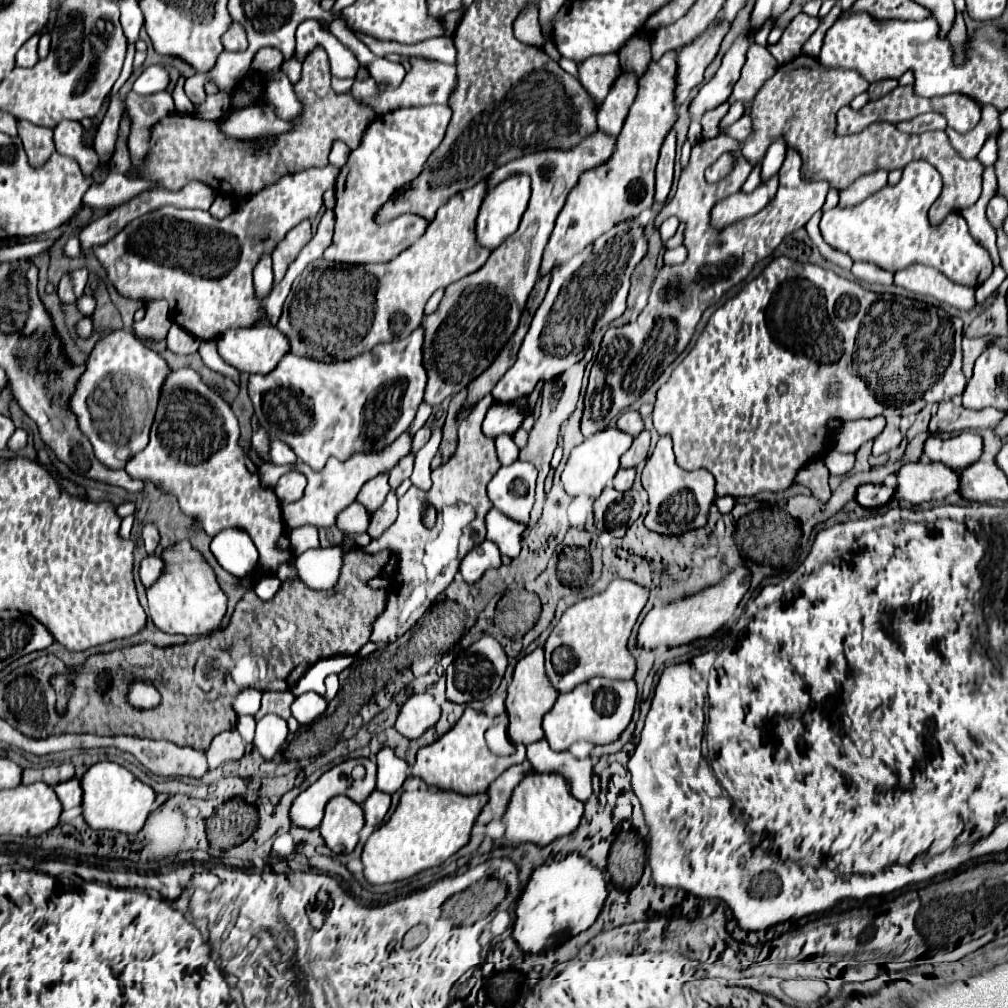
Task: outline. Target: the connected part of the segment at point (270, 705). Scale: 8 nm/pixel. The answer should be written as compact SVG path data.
M290 690L279 691L265 691L263 692L263 702L261 702L261 708L259 708L259 718L263 718L265 714L277 714L281 718L289 718L291 712L291 704L295 700L295 694Z

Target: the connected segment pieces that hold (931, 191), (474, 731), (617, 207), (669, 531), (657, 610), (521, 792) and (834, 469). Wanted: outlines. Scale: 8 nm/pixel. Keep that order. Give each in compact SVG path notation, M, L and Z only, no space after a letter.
M909 162L903 168L899 184L881 188L875 196L869 196L857 206L825 212L819 224L821 236L829 246L849 254L853 260L873 262L893 274L911 264L925 264L937 268L955 282L979 286L989 278L993 262L987 250L969 234L967 222L959 212L949 214L937 228L929 226L927 210L939 194L939 172L929 162Z
M467 708L461 720L445 736L441 736L441 740L435 740L433 744L417 752L417 762L411 774L427 782L429 786L439 786L443 790L453 790L459 794L485 792L499 774L503 774L509 766L517 764L513 756L497 756L487 748L483 734L491 724L493 720L489 716Z
M667 52L661 60L649 64L649 70L639 80L637 98L625 118L621 134L617 136L613 154L597 168L585 170L581 174L581 180L577 180L577 184L573 186L573 192L569 192L543 252L543 262L539 268L541 278L565 264L565 260L573 258L587 244L593 244L597 236L609 232L609 228L613 228L621 220L637 218L643 210L651 208L659 148L677 120L677 114L673 110L675 70L675 52Z
M669 436L659 438L649 462L641 472L641 484L649 494L649 512L643 524L663 536L681 536L705 526L709 518L709 508L717 498L717 494L713 492L715 480L707 470L687 472L675 462Z
M735 568L719 584L715 584L715 586L711 586L699 594L693 594L687 600L653 606L639 626L637 646L643 650L655 650L659 646L675 648L675 646L691 644L699 638L709 638L709 636L717 634L731 620L737 604L741 602L741 598L749 590L749 578L751 576L745 568Z
M529 770L517 788L511 794L511 802L501 818L505 824L503 842L505 844L523 844L531 842L537 846L547 846L553 840L571 834L583 816L585 804L569 794L569 786L561 774L537 774Z
M831 452L827 456L827 468L829 470L830 475L844 475L849 472L855 463L855 453L841 455L839 452Z

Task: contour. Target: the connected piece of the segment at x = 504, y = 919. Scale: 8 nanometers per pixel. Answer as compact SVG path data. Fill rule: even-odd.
M499 910L499 912L495 914L495 918L493 918L493 922L489 924L489 928L491 928L493 936L499 936L499 934L503 934L511 924L513 924L513 916L511 916L509 912L505 912L505 910Z

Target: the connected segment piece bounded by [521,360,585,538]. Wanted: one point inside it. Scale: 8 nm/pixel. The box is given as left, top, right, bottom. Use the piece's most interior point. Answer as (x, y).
(559, 397)

